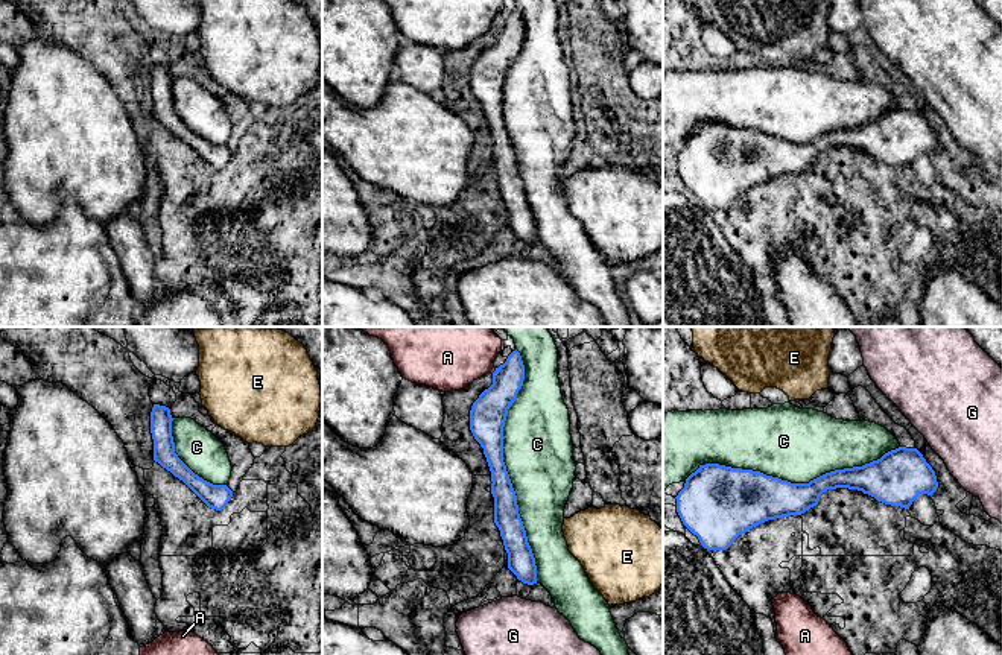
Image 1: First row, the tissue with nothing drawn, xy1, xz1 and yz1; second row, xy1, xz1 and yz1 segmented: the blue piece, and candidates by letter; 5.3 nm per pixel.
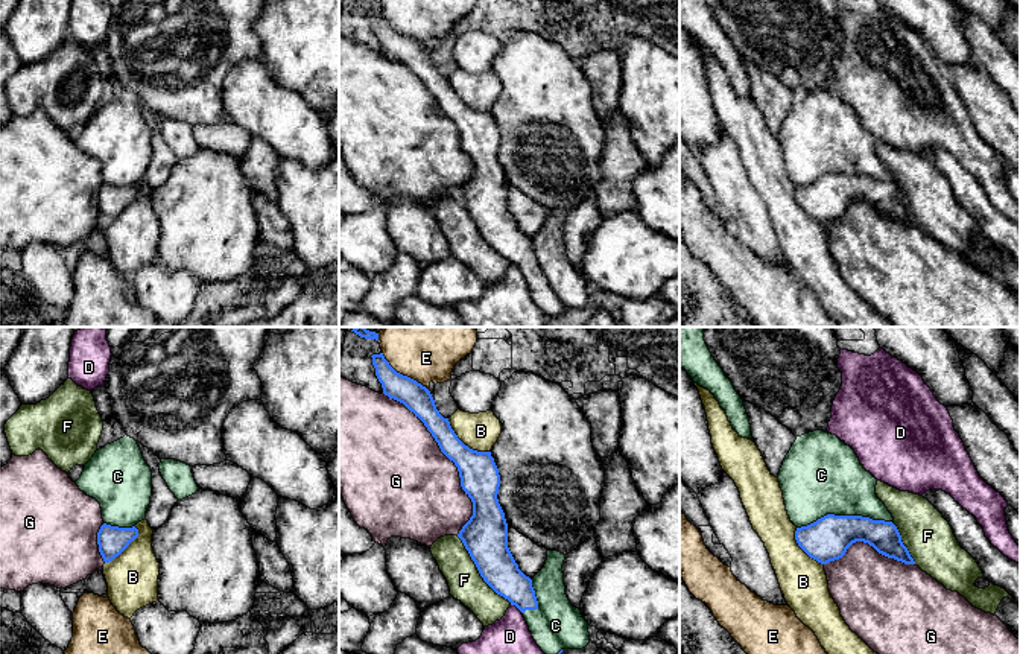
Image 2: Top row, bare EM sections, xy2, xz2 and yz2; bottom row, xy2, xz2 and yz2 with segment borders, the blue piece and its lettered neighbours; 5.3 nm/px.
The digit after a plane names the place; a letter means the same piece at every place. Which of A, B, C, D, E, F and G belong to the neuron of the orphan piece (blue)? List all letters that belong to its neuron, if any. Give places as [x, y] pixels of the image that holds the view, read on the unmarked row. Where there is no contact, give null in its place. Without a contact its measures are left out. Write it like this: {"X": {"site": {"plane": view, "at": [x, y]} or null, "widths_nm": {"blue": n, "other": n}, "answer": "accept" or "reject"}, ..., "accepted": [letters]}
{"A": {"site": {"plane": "xz1", "at": [494, 31]}, "widths_nm": {"blue": 190, "other": 280}, "answer": "reject"}, "B": {"site": {"plane": "xz2", "at": [462, 102]}, "widths_nm": {"blue": 200, "other": 190}, "answer": "reject"}, "C": {"site": {"plane": "xz1", "at": [505, 125]}, "widths_nm": {"blue": 180, "other": 360}, "answer": "accept"}, "D": {"site": {"plane": "xz2", "at": [517, 266]}, "widths_nm": {"blue": 200, "other": 320}, "answer": "reject"}, "E": {"site": {"plane": "xz2", "at": [402, 34]}, "widths_nm": {"blue": 150, "other": 220}, "answer": "reject"}, "F": {"site": {"plane": "xz2", "at": [479, 231]}, "widths_nm": {"blue": 240, "other": 180}, "answer": "reject"}, "G": {"site": {"plane": "xz2", "at": [455, 123]}, "widths_nm": {"blue": 200, "other": 480}, "answer": "reject"}, "accepted": ["C"]}

